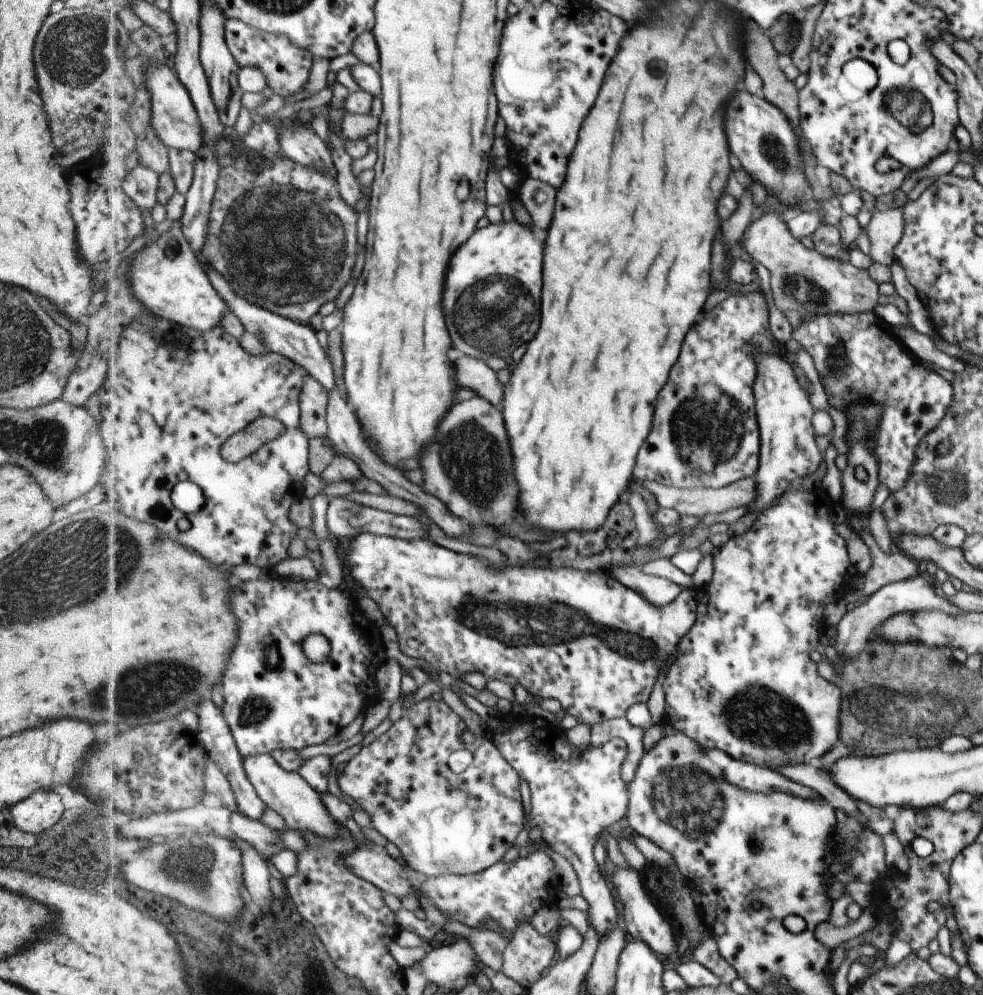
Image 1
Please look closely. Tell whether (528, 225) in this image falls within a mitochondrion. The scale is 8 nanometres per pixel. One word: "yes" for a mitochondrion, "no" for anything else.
no

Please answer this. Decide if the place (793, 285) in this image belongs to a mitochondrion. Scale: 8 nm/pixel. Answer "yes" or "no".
yes

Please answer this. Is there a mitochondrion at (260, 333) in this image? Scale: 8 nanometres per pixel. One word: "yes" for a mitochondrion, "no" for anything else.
yes

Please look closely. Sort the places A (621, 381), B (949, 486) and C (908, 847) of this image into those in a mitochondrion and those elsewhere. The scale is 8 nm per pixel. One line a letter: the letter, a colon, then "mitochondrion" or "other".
A: other
B: mitochondrion
C: other

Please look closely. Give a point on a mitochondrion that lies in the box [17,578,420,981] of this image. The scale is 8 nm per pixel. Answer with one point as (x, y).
(149, 688)

